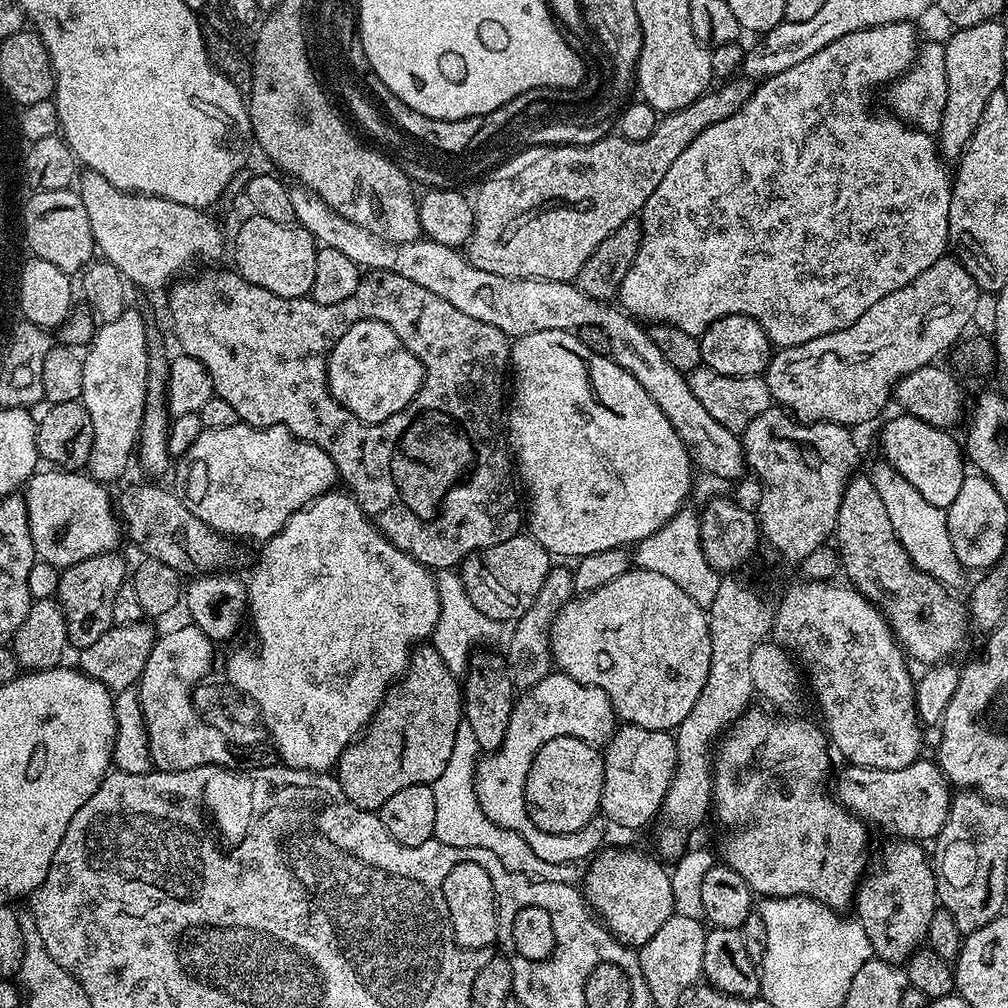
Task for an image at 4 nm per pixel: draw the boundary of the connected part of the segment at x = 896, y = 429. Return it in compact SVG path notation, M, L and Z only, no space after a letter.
M899 414L884 428L884 433L880 436L880 444L884 447L884 452L888 455L888 464L898 470L898 474L902 474L902 478L906 478L906 482L910 482L910 486L914 486L914 490L918 490L918 494L922 494L922 498L926 498L926 502L930 502L934 506L942 509L948 509L954 502L954 498L958 498L958 490L962 490L962 482L966 475L966 456L962 451L962 444L959 439L955 440L951 435L951 431L936 428L933 424L928 424L924 420L919 420L907 414Z

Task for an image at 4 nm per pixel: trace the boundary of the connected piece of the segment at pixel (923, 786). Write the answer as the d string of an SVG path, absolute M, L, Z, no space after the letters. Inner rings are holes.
M921 758L910 766L902 766L902 770L874 770L873 768L863 768L857 764L844 766L840 777L837 780L835 777L834 795L837 801L843 804L853 816L860 817L869 825L877 824L878 827L892 832L888 834L895 834L906 840L932 842L935 841L936 835L940 833L948 817L950 785L935 759Z

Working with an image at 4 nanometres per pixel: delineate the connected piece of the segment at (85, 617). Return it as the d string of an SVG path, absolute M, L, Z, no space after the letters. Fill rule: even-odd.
M116 552L86 558L61 571L58 603L64 611L68 643L73 649L81 650L90 646L112 627L114 594L118 594L120 587L126 583L129 572L130 568L124 565L123 558Z

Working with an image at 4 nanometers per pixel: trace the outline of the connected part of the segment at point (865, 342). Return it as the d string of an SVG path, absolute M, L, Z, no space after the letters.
M945 254L938 262L934 262L934 266L930 266L930 270L922 270L922 274L918 274L918 278L914 278L914 282L902 286L902 290L894 290L890 294L886 294L886 298L882 298L879 302L874 302L874 306L870 306L870 310L866 310L866 314L862 314L862 318L858 318L858 322L854 322L837 332L822 334L822 338L810 338L810 342L802 342L798 346L779 349L768 361L768 367L763 373L764 381L768 384L773 401L801 422L827 422L830 424L843 424L845 426L864 424L867 420L874 419L887 406L888 400L890 404L898 380L922 366L936 364L939 361L939 356L947 348L955 346L956 339L967 330L968 323L975 318L976 303L980 299L982 299L982 293L980 287L976 285L974 277L964 269L959 259L952 257L951 260L951 255Z

